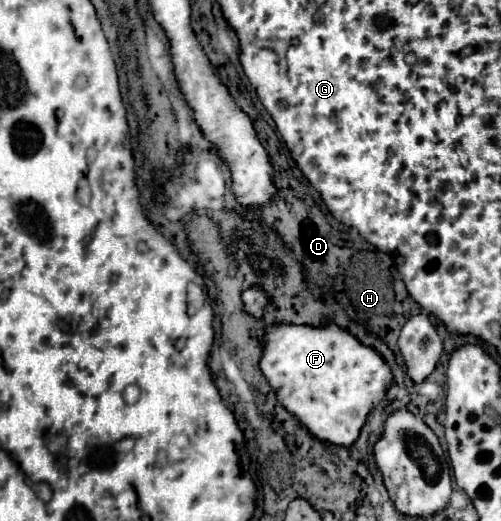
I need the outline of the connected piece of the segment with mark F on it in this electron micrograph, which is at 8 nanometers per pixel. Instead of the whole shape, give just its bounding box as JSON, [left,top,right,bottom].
[258,322,392,448]

